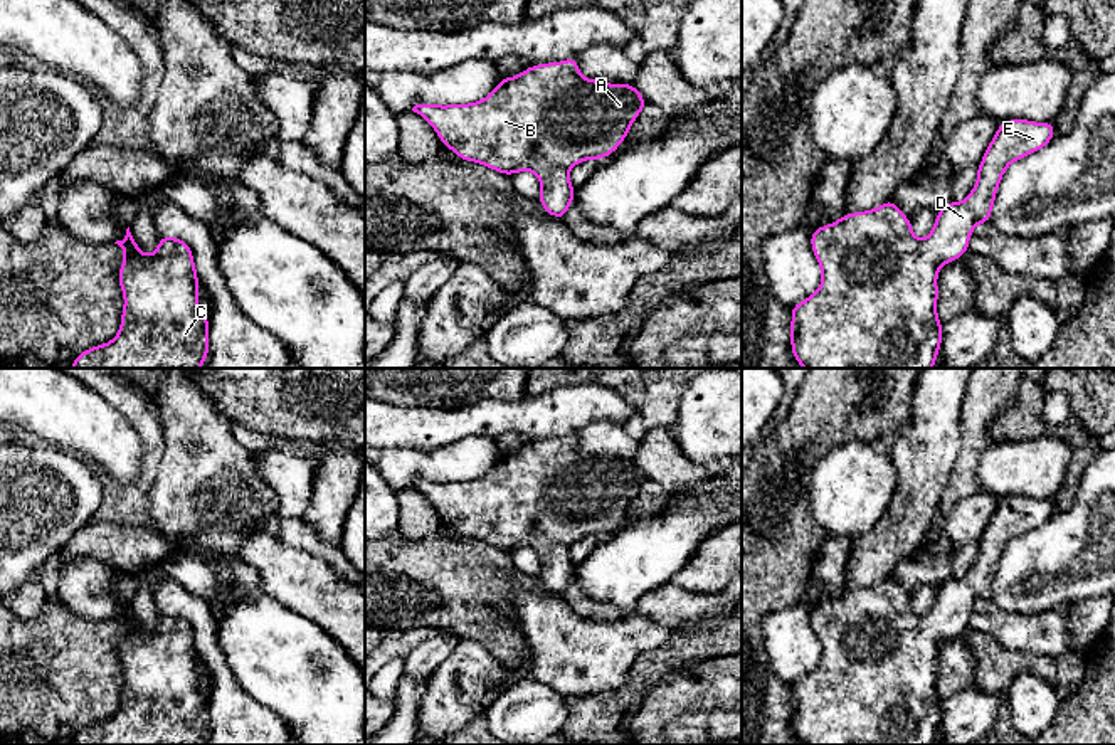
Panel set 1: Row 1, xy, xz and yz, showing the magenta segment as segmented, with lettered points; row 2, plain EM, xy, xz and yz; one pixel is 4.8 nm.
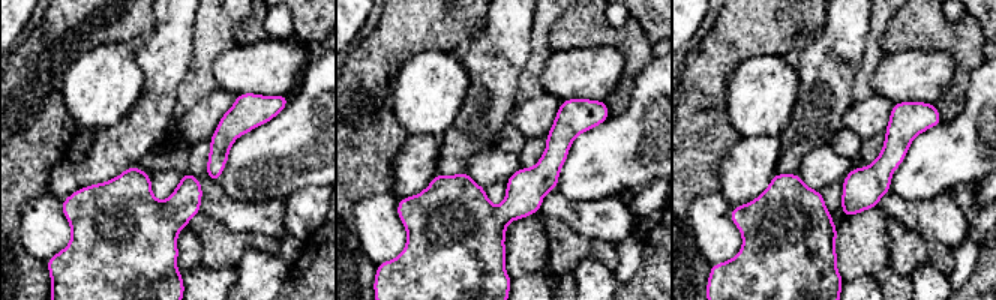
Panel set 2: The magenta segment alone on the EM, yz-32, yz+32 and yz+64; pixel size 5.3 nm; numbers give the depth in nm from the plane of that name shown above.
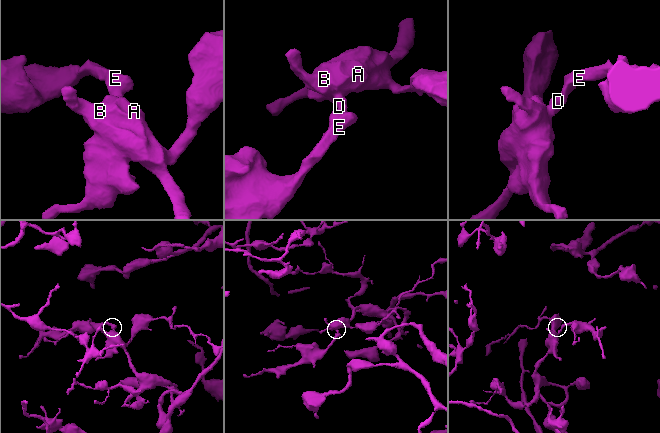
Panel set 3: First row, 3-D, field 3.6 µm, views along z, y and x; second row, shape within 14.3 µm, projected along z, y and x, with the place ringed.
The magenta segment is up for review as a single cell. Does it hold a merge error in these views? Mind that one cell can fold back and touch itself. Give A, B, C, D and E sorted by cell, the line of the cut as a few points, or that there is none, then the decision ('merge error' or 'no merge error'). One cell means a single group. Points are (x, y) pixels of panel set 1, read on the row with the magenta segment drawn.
A B C D E; no cut; no merge error

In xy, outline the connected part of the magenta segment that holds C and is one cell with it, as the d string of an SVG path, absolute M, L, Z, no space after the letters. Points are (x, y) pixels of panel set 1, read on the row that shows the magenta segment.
M129 227L121 240L124 261L118 281L124 298L119 333L108 343L79 353L72 368L200 368L209 357L210 318L200 313L198 276L185 240L161 235L153 256L143 254Z

